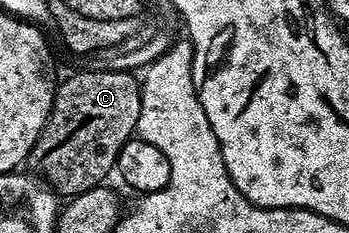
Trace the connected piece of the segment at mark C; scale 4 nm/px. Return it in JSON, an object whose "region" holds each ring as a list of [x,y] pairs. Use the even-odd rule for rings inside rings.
{"region":[[[93,70],[75,73],[64,85],[62,82],[56,88],[51,115],[29,154],[30,172],[67,199],[100,185],[103,176],[115,169],[121,147],[125,147],[125,143],[136,136],[137,119],[141,115],[141,81],[134,76],[136,74],[131,71]]]}

